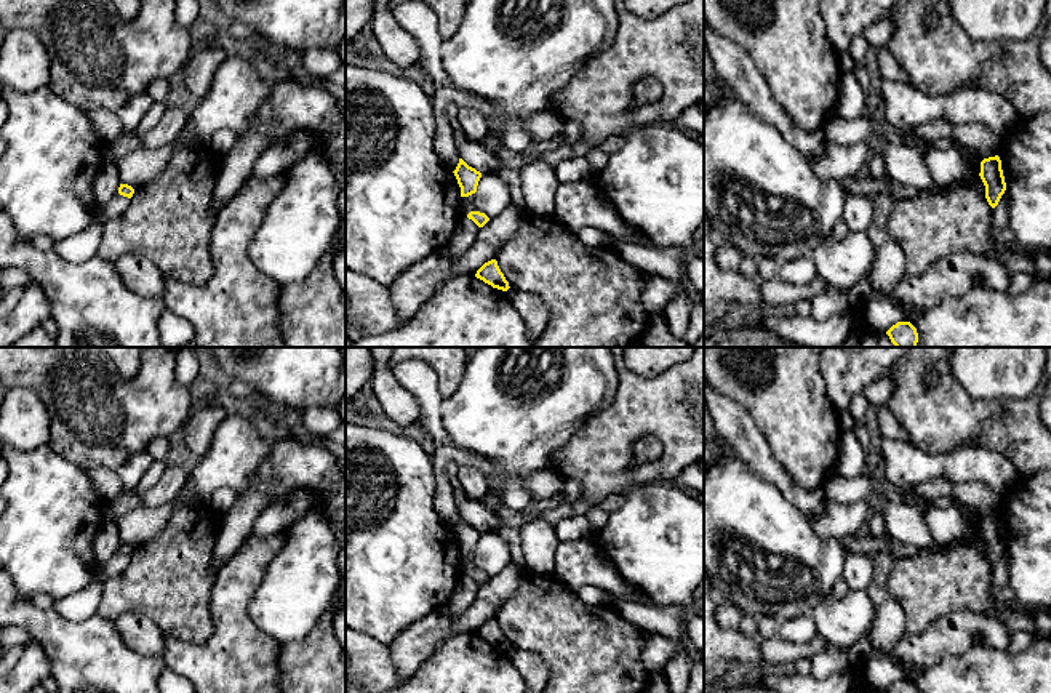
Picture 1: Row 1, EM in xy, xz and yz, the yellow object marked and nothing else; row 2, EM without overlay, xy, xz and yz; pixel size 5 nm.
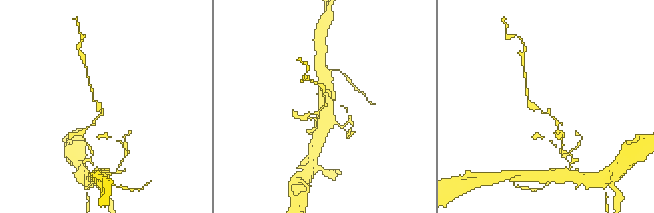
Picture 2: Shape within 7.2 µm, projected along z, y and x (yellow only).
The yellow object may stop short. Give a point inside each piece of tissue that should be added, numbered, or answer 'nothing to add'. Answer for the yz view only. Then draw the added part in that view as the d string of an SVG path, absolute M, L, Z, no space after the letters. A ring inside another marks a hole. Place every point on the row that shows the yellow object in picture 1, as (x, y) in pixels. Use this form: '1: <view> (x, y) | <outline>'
nothing to add

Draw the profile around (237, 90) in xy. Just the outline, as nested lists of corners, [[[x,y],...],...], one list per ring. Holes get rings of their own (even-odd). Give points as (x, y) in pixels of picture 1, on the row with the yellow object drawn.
[[[227,56],[214,72],[211,90],[189,114],[174,147],[206,146],[221,128],[242,133],[269,90],[270,83],[259,77],[250,61]]]

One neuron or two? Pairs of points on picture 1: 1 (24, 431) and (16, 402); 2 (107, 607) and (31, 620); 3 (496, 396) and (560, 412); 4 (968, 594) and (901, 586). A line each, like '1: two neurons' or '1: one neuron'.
1: one neuron
2: two neurons
3: one neuron
4: one neuron

